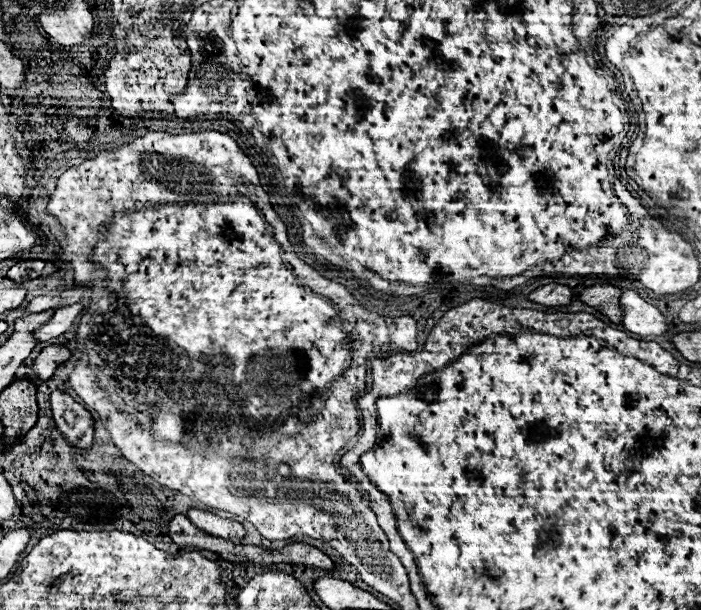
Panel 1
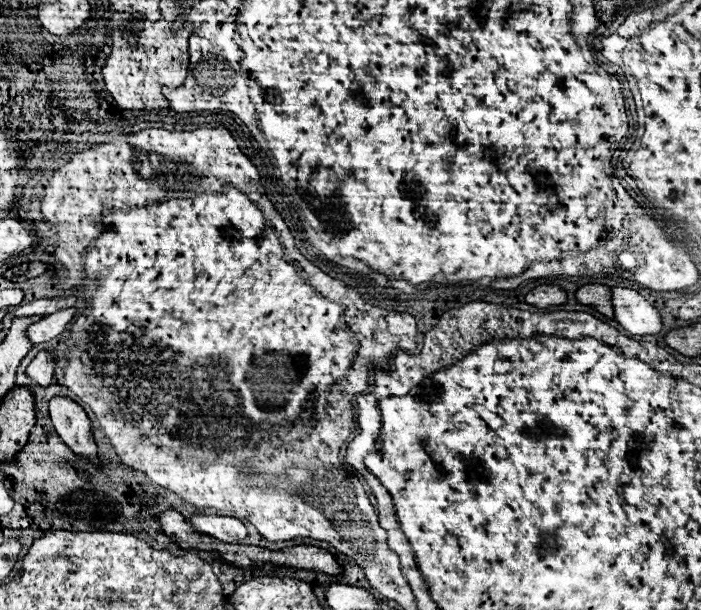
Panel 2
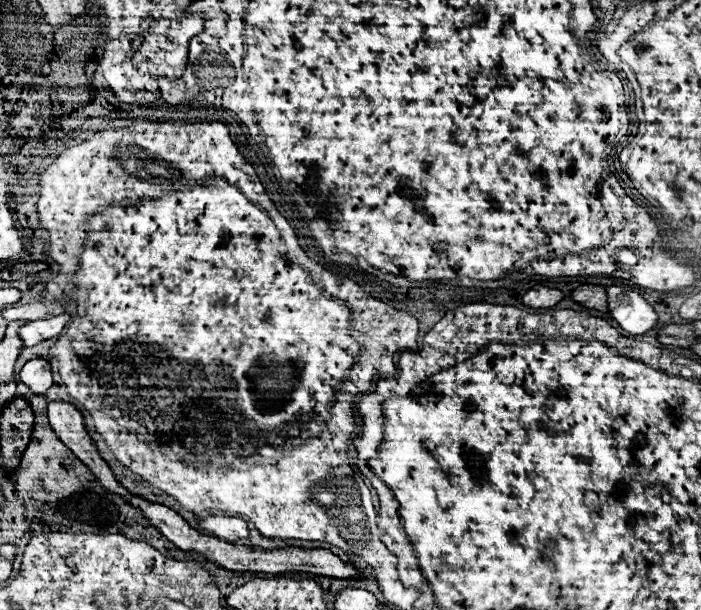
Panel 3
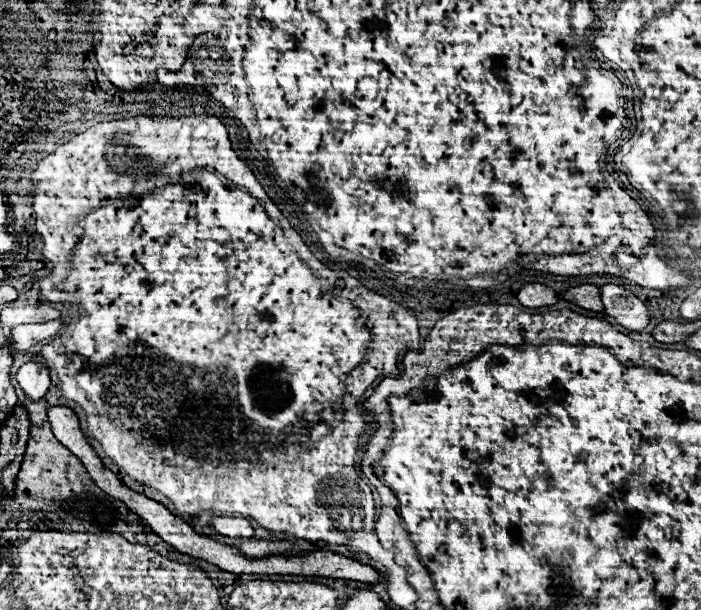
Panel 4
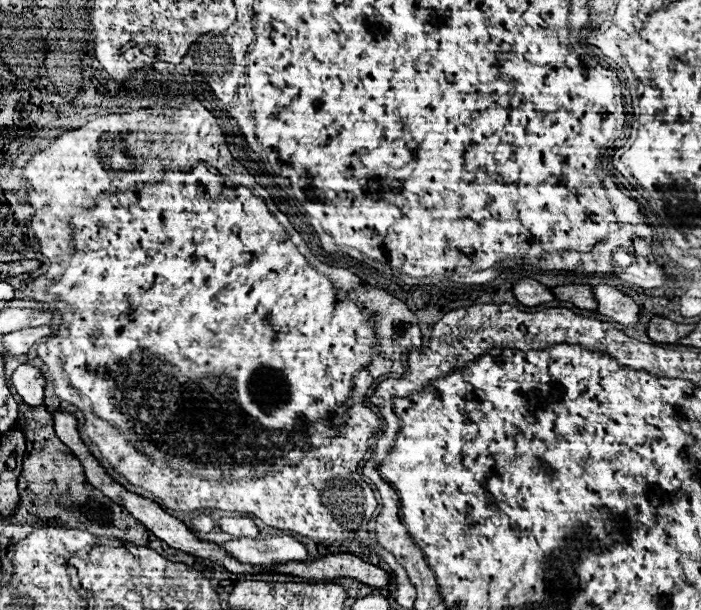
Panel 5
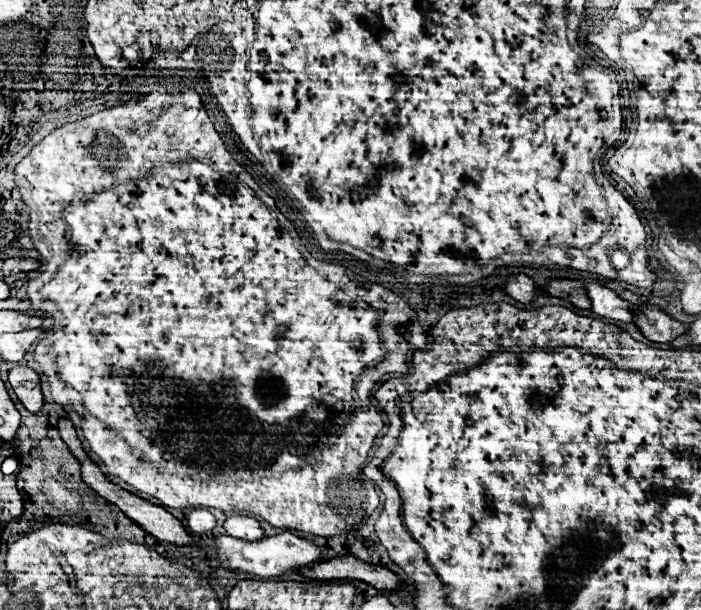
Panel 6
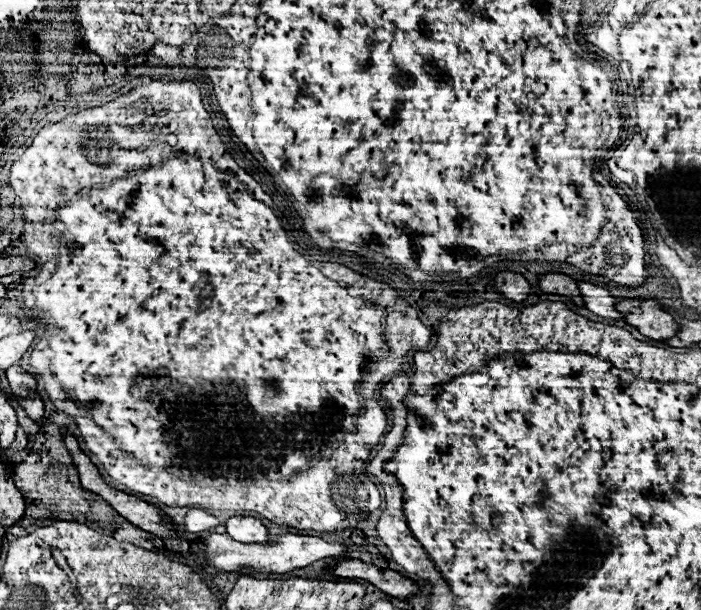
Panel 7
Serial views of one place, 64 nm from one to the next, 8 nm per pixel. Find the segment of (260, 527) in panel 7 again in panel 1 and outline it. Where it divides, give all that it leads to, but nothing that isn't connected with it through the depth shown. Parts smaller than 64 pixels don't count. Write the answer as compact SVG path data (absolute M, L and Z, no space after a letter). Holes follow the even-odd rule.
M192 508L188 512L188 518L202 532L206 532L210 536L216 536L216 538L222 538L222 540L240 542L244 538L244 534L246 534L246 530L244 530L244 526L240 522L234 522L234 520L228 520L228 518L220 518L216 514L212 514L212 512L204 512L204 510Z

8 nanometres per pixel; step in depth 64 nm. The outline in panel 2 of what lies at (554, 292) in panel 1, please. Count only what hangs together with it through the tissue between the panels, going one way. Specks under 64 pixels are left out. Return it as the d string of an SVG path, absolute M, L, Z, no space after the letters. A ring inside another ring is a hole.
M536 286L528 296L526 302L536 306L536 308L548 308L548 306L556 306L556 304L564 304L566 302L566 292L558 286Z

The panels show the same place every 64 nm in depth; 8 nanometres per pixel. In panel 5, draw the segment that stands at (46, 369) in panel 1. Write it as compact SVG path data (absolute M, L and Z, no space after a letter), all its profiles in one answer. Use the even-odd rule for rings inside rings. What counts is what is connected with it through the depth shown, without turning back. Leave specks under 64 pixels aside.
M22 364L12 374L12 384L16 392L28 406L40 406L44 400L44 376L38 368L30 364Z

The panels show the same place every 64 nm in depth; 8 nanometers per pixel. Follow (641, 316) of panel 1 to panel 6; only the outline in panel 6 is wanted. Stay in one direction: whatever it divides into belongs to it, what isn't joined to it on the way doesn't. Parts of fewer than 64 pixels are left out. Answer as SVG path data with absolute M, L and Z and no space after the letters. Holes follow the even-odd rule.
M586 284L586 294L592 302L592 312L596 312L598 316L620 322L632 322L630 304L616 296L614 290L604 288L600 284Z

